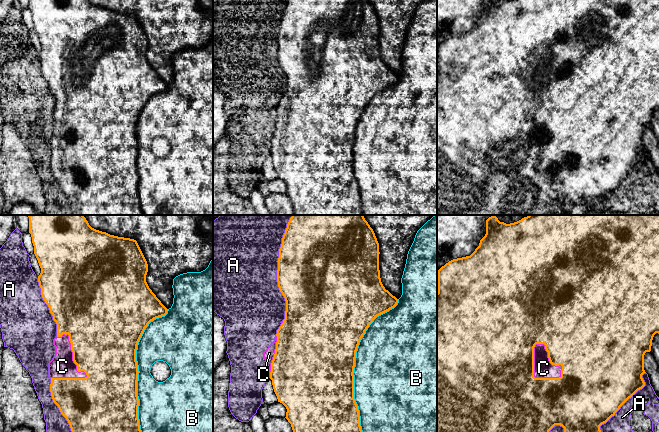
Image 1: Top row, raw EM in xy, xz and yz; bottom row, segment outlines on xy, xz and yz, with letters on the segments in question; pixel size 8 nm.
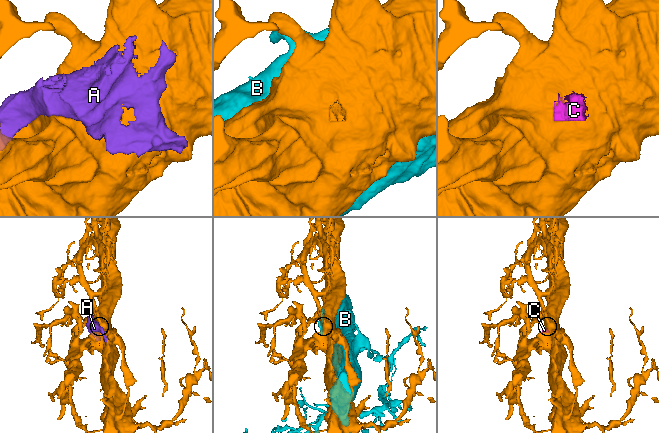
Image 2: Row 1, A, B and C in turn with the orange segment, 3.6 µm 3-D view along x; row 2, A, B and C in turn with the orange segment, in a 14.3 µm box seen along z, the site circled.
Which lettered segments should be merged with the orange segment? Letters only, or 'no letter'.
no letter

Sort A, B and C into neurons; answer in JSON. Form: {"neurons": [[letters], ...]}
{"neurons": [["A", "C"], ["B"]]}

